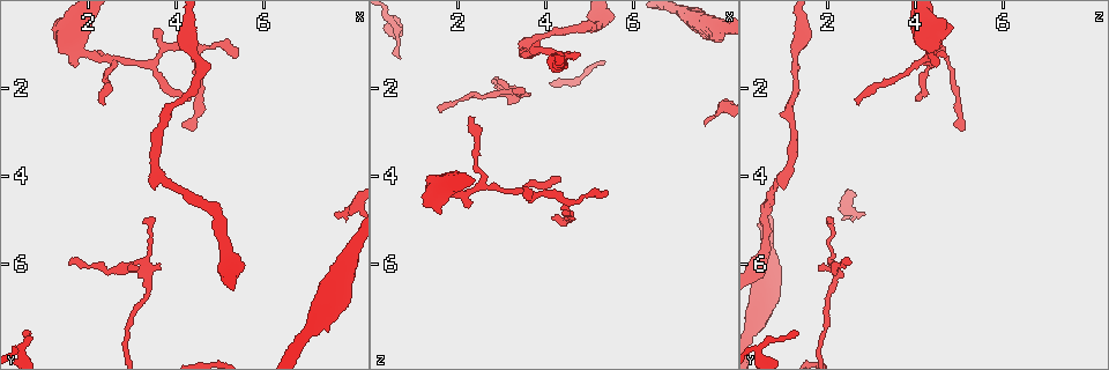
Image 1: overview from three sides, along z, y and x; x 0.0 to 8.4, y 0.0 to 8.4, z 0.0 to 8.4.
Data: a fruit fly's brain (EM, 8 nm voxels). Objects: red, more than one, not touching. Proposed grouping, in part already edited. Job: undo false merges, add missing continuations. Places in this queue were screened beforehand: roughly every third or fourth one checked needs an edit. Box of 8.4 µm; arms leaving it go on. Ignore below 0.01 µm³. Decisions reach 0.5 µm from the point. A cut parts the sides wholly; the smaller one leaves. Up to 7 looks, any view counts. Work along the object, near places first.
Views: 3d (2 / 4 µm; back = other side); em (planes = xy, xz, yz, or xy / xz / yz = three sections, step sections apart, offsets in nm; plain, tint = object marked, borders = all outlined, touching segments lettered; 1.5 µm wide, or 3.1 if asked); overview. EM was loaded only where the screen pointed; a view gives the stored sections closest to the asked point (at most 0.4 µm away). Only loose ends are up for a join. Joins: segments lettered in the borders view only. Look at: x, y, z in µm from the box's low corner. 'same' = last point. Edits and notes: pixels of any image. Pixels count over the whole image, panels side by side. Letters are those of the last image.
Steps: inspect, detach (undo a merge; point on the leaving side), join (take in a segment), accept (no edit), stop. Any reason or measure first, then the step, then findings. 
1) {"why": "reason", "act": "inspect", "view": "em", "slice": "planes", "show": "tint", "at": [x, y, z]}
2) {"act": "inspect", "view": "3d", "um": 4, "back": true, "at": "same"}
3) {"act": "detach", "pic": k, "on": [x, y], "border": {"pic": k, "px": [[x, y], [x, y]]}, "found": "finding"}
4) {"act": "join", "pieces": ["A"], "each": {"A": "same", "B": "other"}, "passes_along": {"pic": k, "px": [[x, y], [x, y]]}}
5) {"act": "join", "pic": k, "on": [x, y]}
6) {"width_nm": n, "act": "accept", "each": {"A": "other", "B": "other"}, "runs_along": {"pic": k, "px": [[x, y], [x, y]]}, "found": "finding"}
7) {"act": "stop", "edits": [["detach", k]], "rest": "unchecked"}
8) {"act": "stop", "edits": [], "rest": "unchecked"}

{"act": "inspect", "view": "3d", "um": 4, "at": [3.25, 5.05, 2.15]}

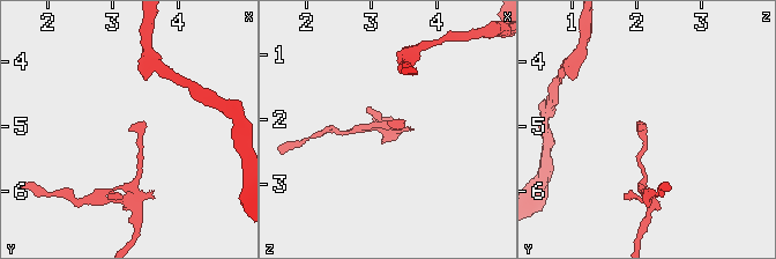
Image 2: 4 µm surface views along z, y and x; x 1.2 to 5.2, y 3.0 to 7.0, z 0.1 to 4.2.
{"why": "now the EM", "act": "inspect", "view": "em", "slice": "yz", "step": 4, "show": "borders", "at": [3.25, 5.10, 2.10]}

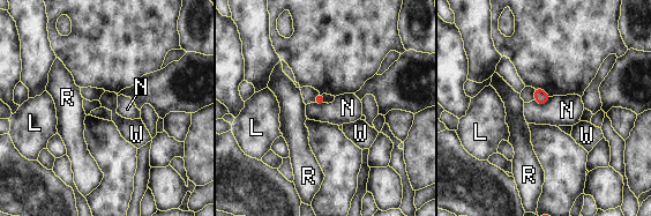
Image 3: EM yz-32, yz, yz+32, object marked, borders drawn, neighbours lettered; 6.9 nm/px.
{"longest_contact_nm": ["N", 120], "act": "accept", "each": {"L": "other", "N": "other", "R": "other", "W": "other"}, "border": {"pic": 3, "px": [[551, 97], [543, 104], [534, 101]]}, "found": "no lettered segment goes on from it"}

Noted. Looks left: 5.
{"why": "a fork", "act": "inspect", "view": "em", "slice": "xy", "step": 8, "show": "borders", "at": [3.40, 1.45, 4.35]}

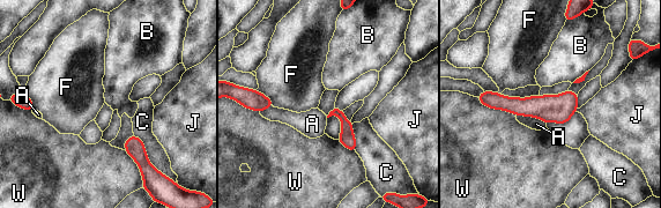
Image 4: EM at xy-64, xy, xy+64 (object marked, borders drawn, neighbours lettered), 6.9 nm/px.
{"act": "accept", "each": {"A": "other", "B": "other", "C": "other", "F": "other", "J": "other", "W": "other"}, "found": "continuous, no second neuron"}

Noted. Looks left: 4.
{"why": "branch stops here", "act": "inspect", "view": "3d", "um": 2, "at": [2.35, 2.35, 2.70]}

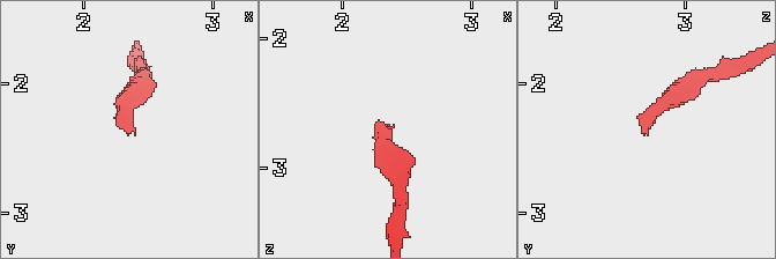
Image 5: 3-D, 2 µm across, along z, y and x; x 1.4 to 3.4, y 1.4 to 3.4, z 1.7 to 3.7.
{"act": "inspect", "view": "em", "slice": "planes", "show": "borders", "at": [2.38, 2.38, 2.66]}

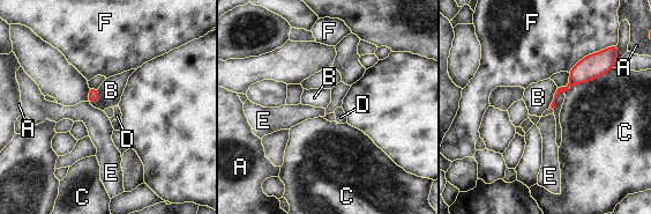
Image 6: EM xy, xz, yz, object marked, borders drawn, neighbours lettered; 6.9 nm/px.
{"longest_contact_nm": ["C", 340], "act": "accept", "each": {"A": "other", "B": "other", "C": "other", "D": "other", "E": "other", "F": "other"}, "border": {"pic": 6, "px": [[98, 89], [98, 98], [90, 103]]}, "found": "none of them fits"}

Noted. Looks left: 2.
{"act": "stop", "edits": [], "rest": "unchecked"}

